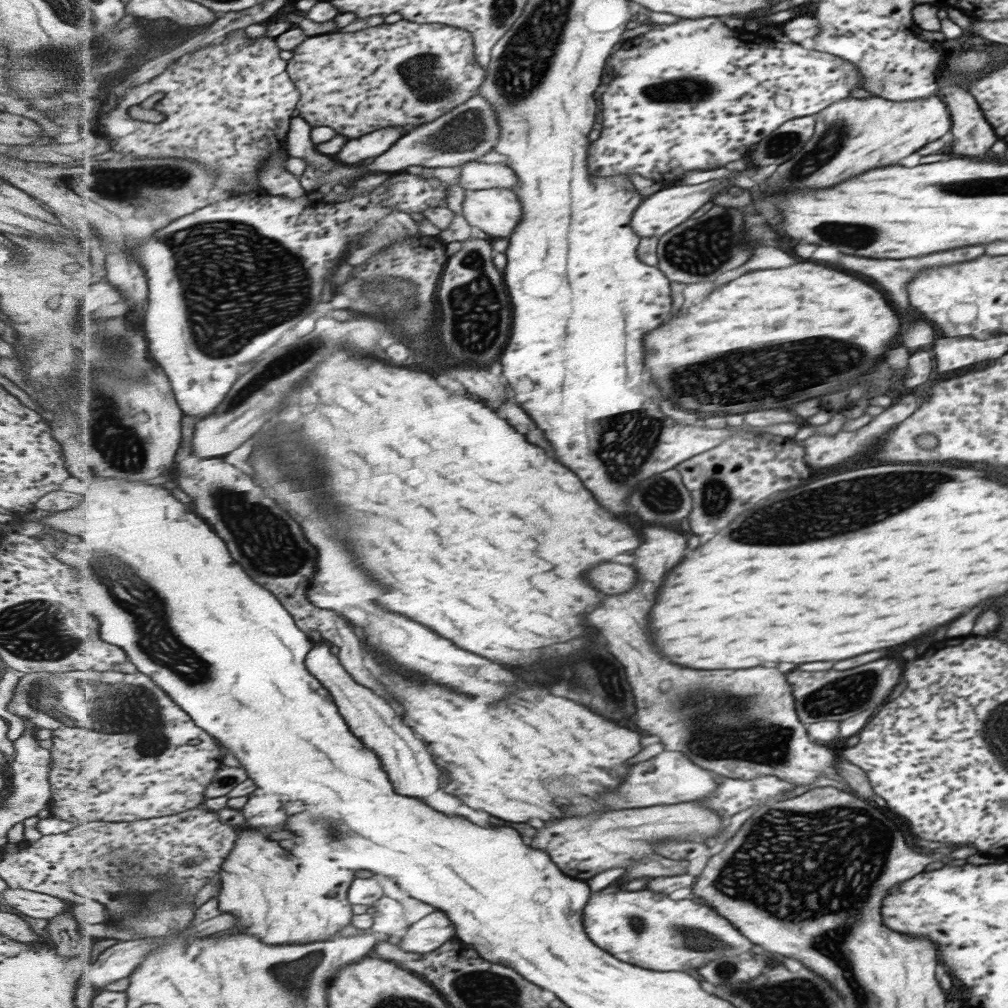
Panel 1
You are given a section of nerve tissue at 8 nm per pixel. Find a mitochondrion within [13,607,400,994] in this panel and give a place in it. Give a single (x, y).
(133, 711)

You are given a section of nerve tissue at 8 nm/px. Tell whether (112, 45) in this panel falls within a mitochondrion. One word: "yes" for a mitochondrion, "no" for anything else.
yes

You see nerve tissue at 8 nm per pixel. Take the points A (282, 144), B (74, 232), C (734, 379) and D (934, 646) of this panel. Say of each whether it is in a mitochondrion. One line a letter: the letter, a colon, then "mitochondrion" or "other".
A: other
B: other
C: mitochondrion
D: other

